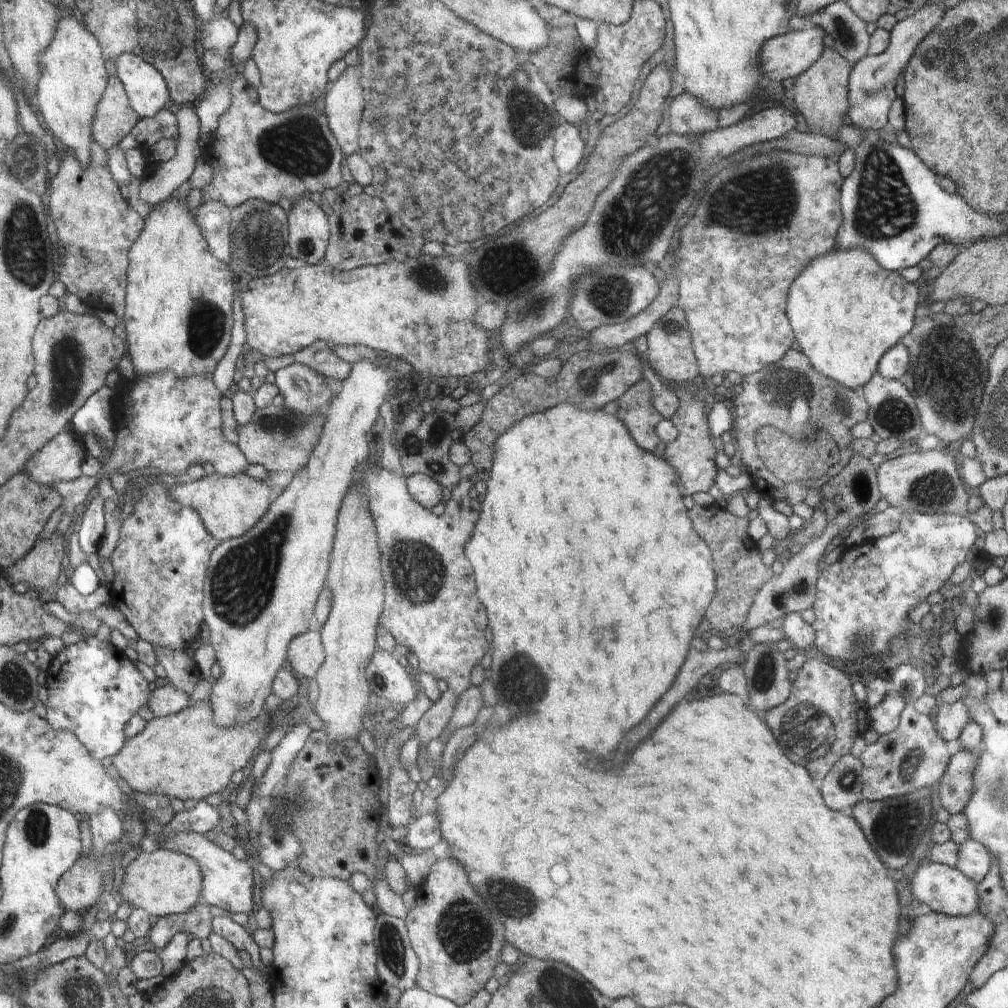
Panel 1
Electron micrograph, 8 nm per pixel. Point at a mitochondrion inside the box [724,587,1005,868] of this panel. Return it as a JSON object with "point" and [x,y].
{"point":[813,729]}

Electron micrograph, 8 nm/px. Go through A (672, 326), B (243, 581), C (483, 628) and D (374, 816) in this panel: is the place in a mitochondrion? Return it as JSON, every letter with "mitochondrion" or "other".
{"A":"mitochondrion","B":"mitochondrion","C":"other","D":"other"}

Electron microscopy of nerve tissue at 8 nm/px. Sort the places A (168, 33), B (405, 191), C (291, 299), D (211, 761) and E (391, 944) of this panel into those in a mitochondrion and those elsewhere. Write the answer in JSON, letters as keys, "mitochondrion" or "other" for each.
{"A":"mitochondrion","B":"other","C":"other","D":"other","E":"mitochondrion"}

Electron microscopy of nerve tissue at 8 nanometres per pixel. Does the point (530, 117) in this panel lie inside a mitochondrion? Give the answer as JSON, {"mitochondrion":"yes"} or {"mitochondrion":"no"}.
{"mitochondrion":"yes"}

